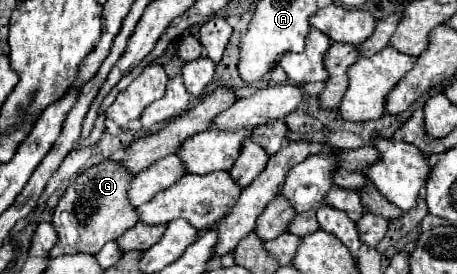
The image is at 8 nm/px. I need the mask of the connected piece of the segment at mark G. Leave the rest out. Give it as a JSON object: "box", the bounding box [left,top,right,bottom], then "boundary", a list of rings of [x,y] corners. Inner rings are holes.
{"box":[50,160,136,258],"boundary":[[[114,160],[98,162],[80,172],[54,210],[52,224],[58,232],[58,244],[52,248],[50,258],[78,252],[98,254],[106,242],[120,238],[128,228],[136,226],[136,206],[128,202],[128,186],[132,178],[134,174],[122,162]]]}

